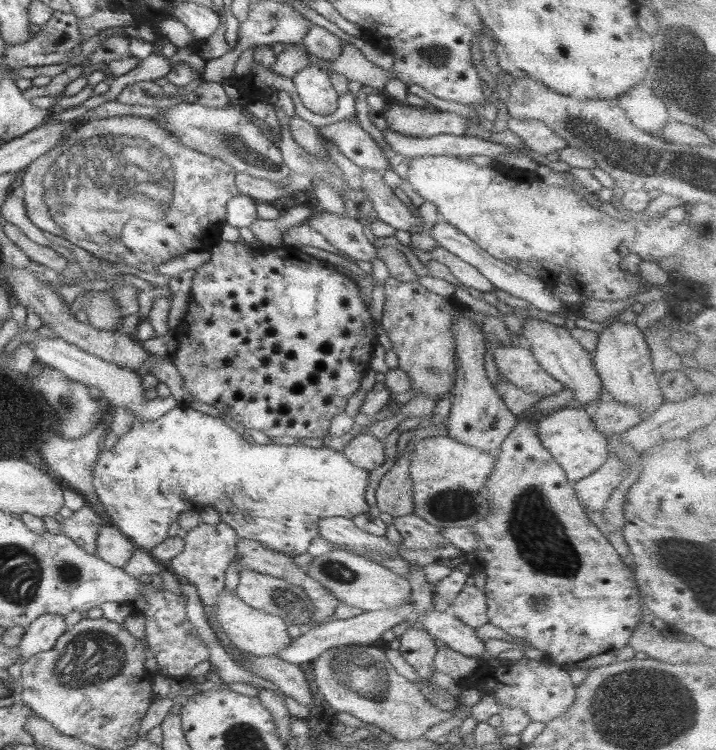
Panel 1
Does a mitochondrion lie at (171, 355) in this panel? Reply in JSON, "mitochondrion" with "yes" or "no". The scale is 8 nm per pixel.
{"mitochondrion":"no"}

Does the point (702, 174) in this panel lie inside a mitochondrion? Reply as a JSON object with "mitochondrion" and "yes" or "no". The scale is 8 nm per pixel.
{"mitochondrion":"yes"}

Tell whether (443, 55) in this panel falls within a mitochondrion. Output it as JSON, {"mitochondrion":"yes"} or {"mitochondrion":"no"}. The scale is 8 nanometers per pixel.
{"mitochondrion":"yes"}

